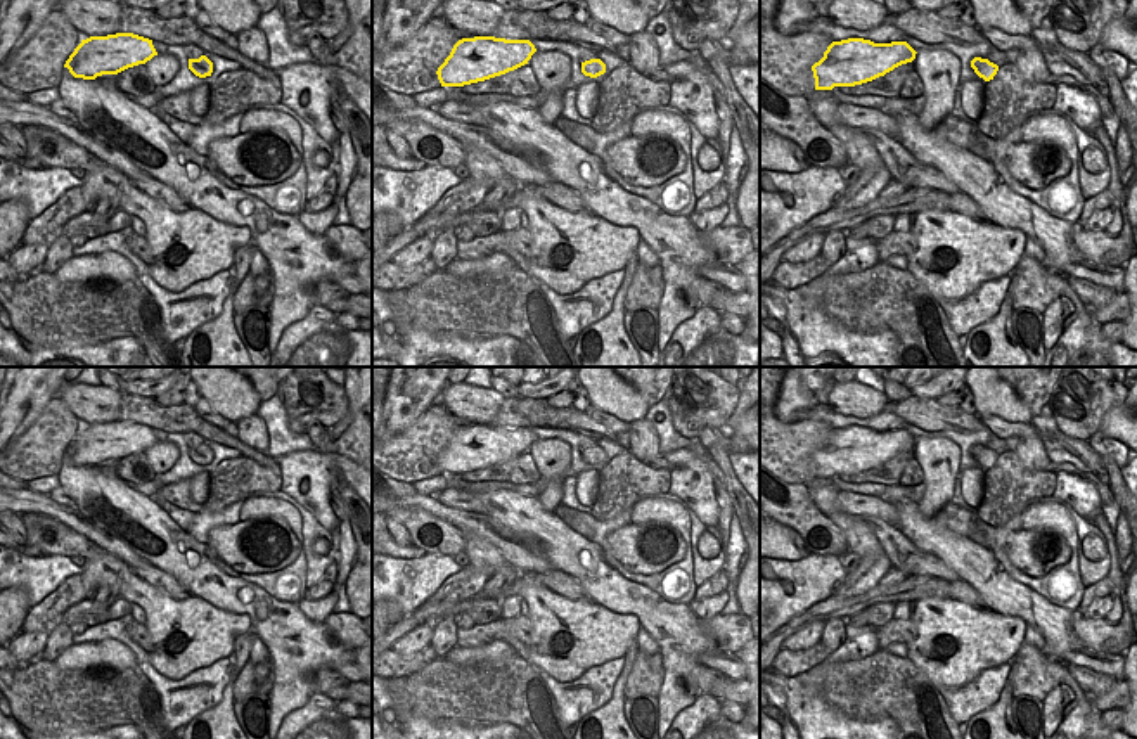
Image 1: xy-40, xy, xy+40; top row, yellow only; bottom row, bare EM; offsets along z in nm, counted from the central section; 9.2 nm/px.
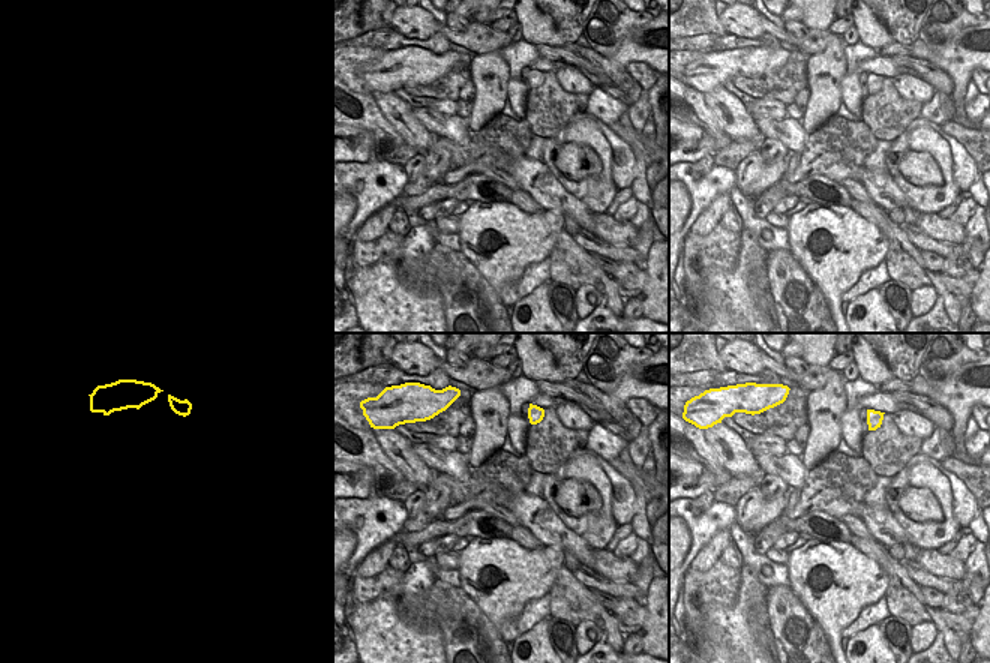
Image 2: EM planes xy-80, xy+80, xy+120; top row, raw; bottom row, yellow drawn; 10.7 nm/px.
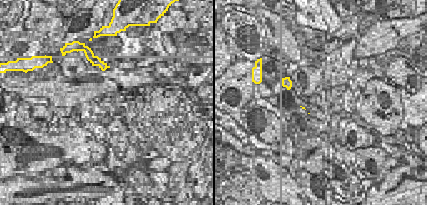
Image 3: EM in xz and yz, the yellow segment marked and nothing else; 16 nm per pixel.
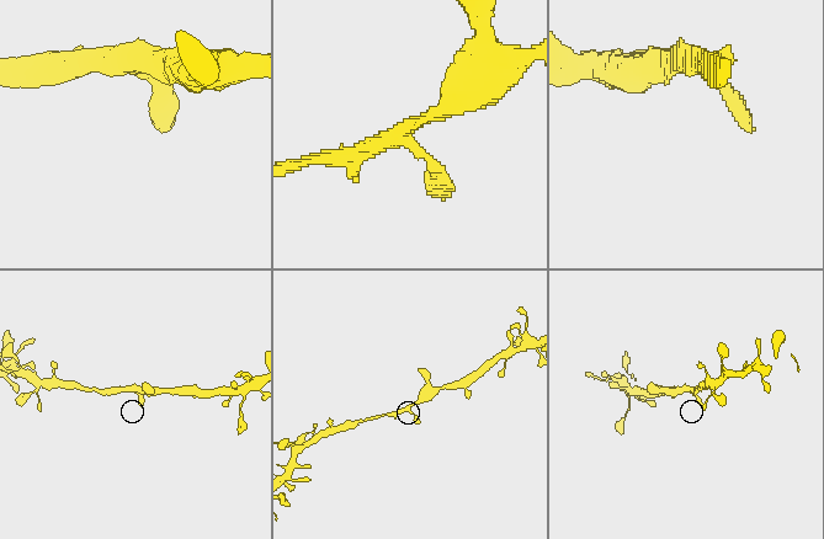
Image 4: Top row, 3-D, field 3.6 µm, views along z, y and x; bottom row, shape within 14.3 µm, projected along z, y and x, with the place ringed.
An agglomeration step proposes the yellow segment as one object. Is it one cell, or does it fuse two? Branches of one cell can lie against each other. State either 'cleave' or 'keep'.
keep

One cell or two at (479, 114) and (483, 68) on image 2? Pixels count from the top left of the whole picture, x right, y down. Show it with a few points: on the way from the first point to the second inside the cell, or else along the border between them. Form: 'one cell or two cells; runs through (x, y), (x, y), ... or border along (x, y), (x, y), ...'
one cell; runs through (482, 102), (482, 80)

